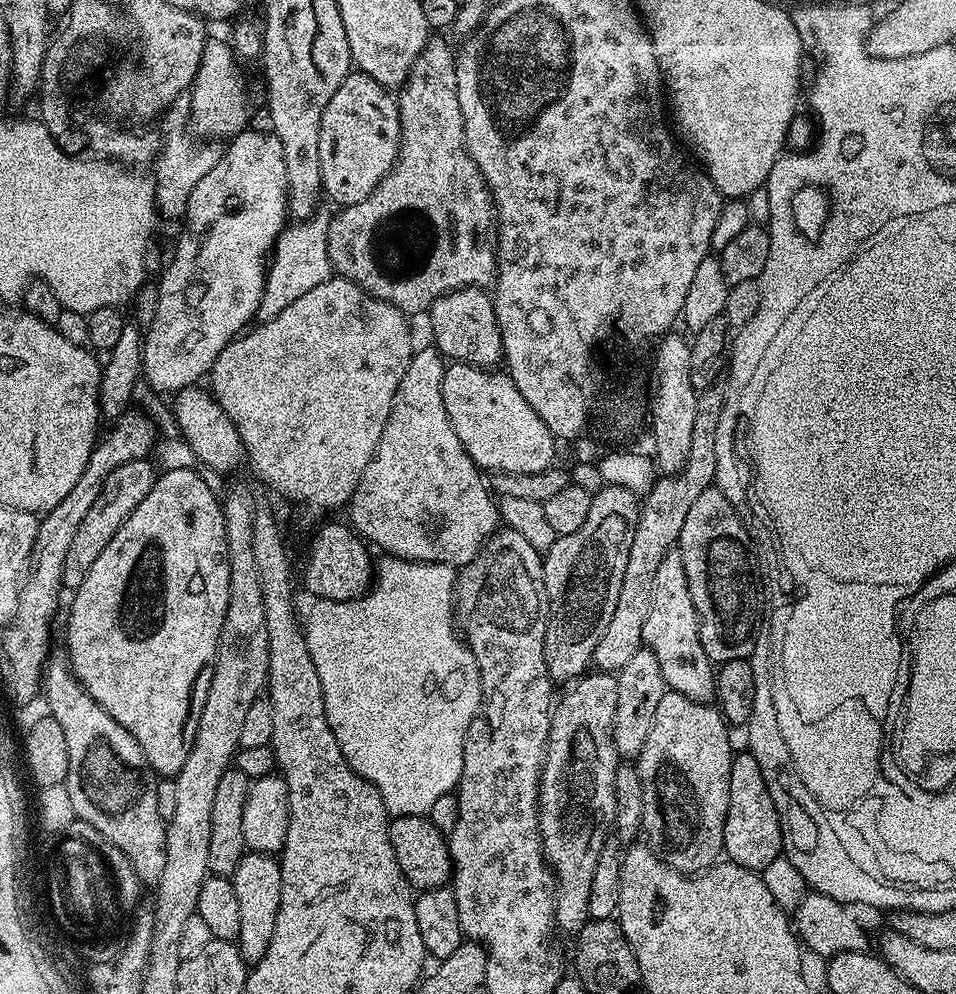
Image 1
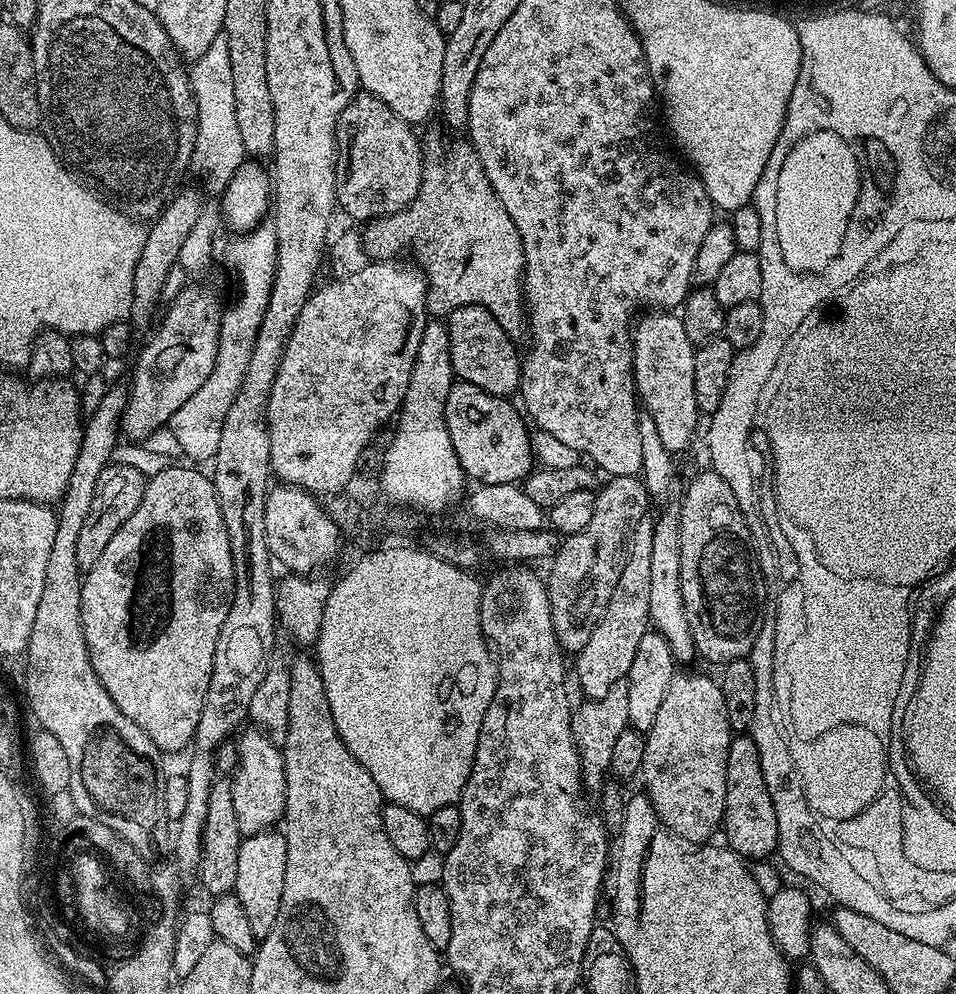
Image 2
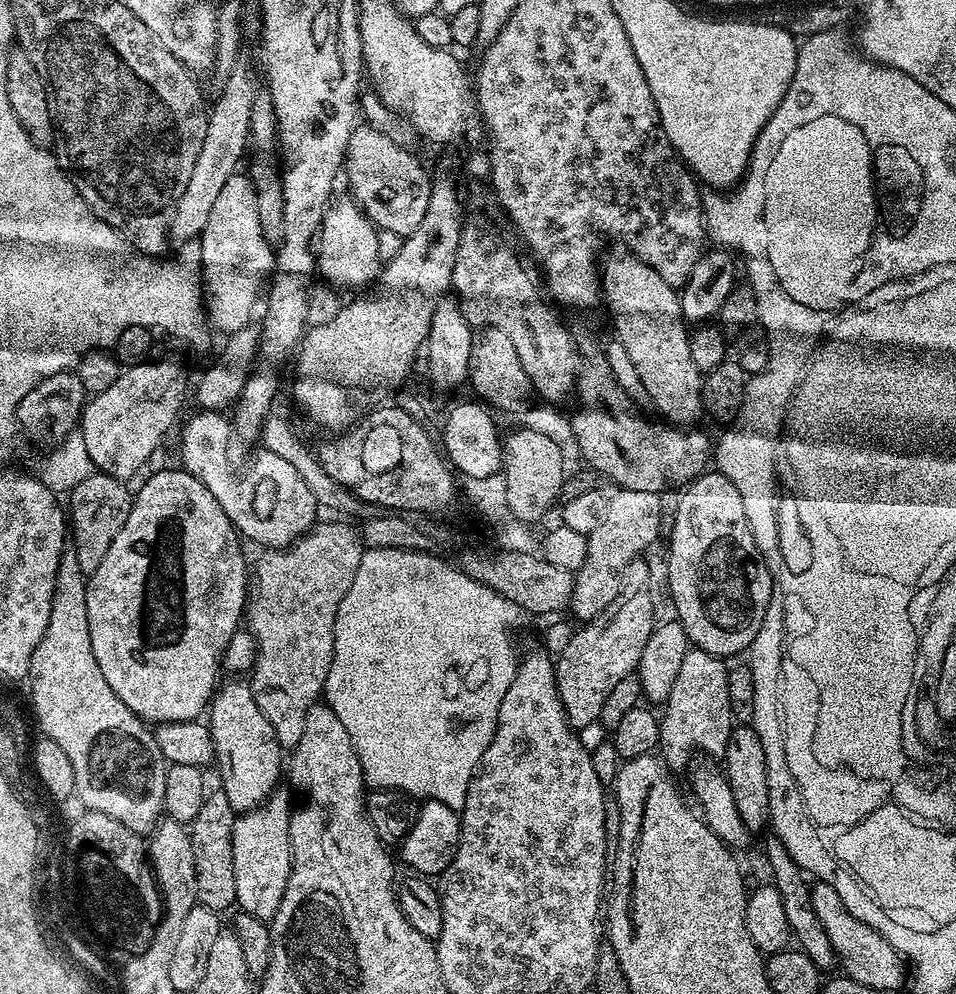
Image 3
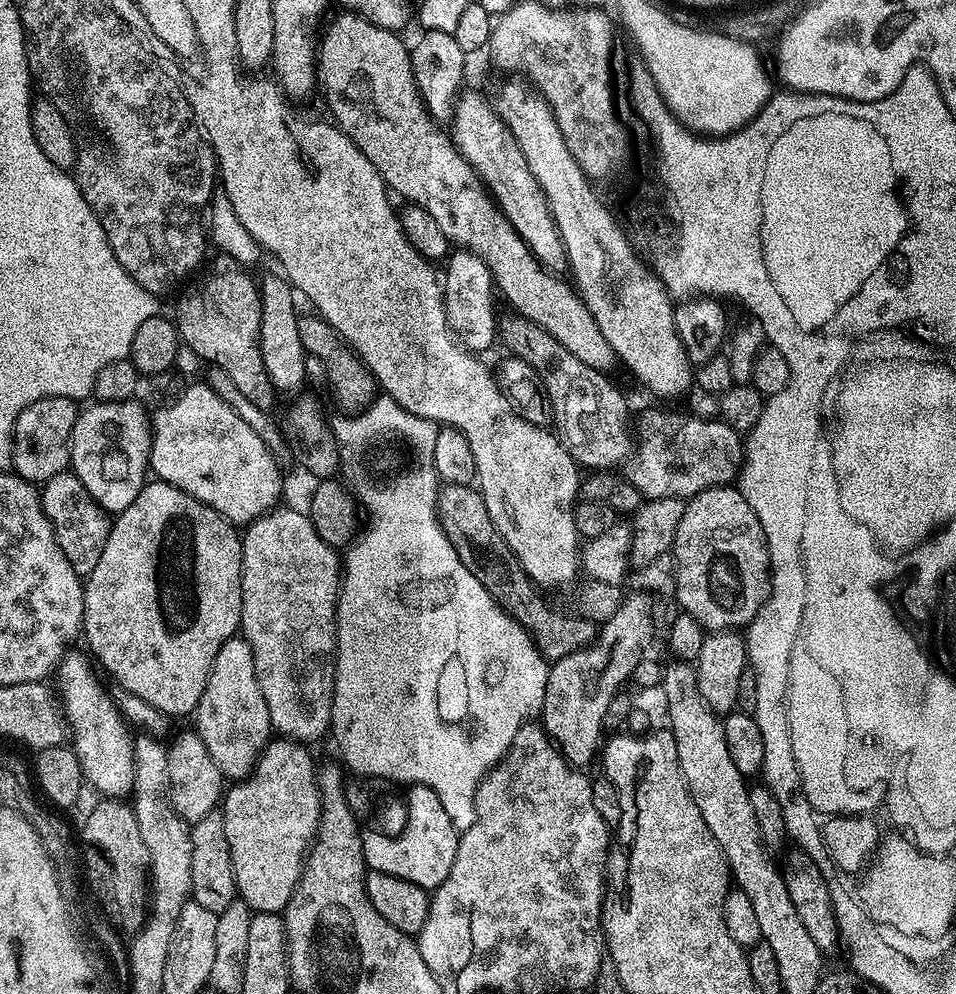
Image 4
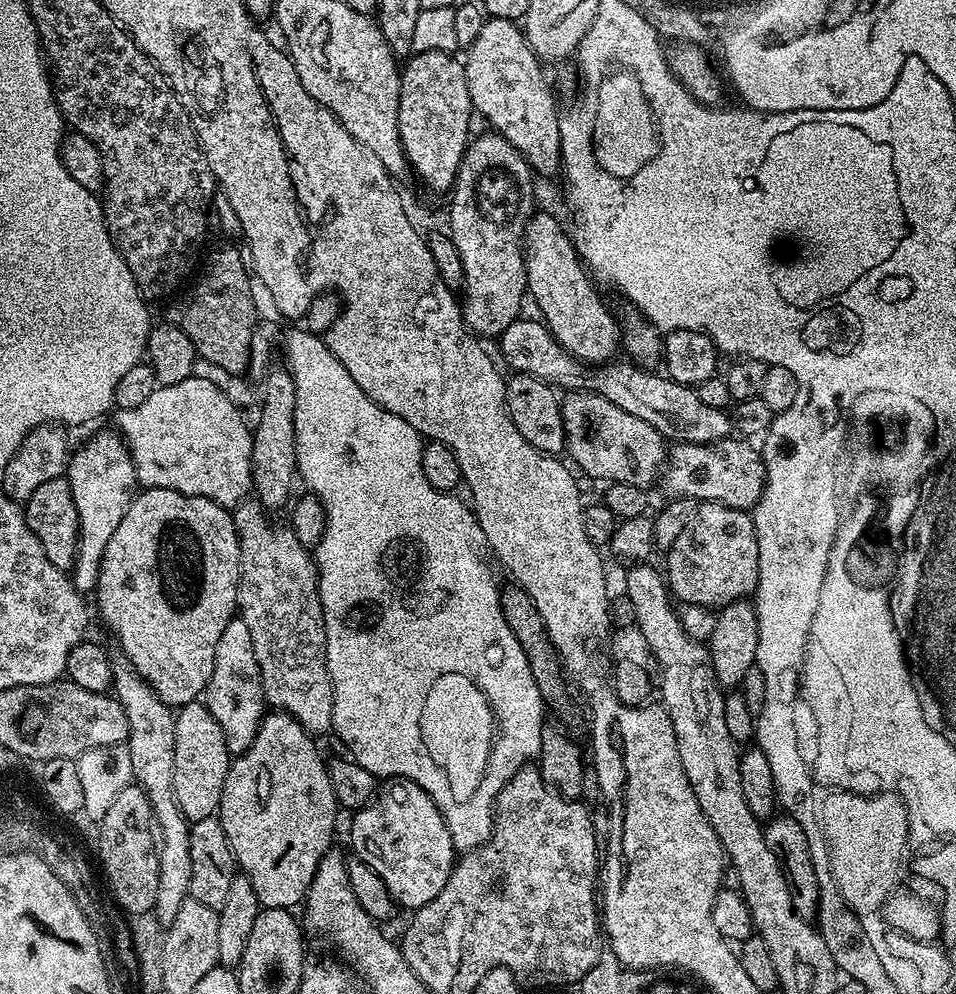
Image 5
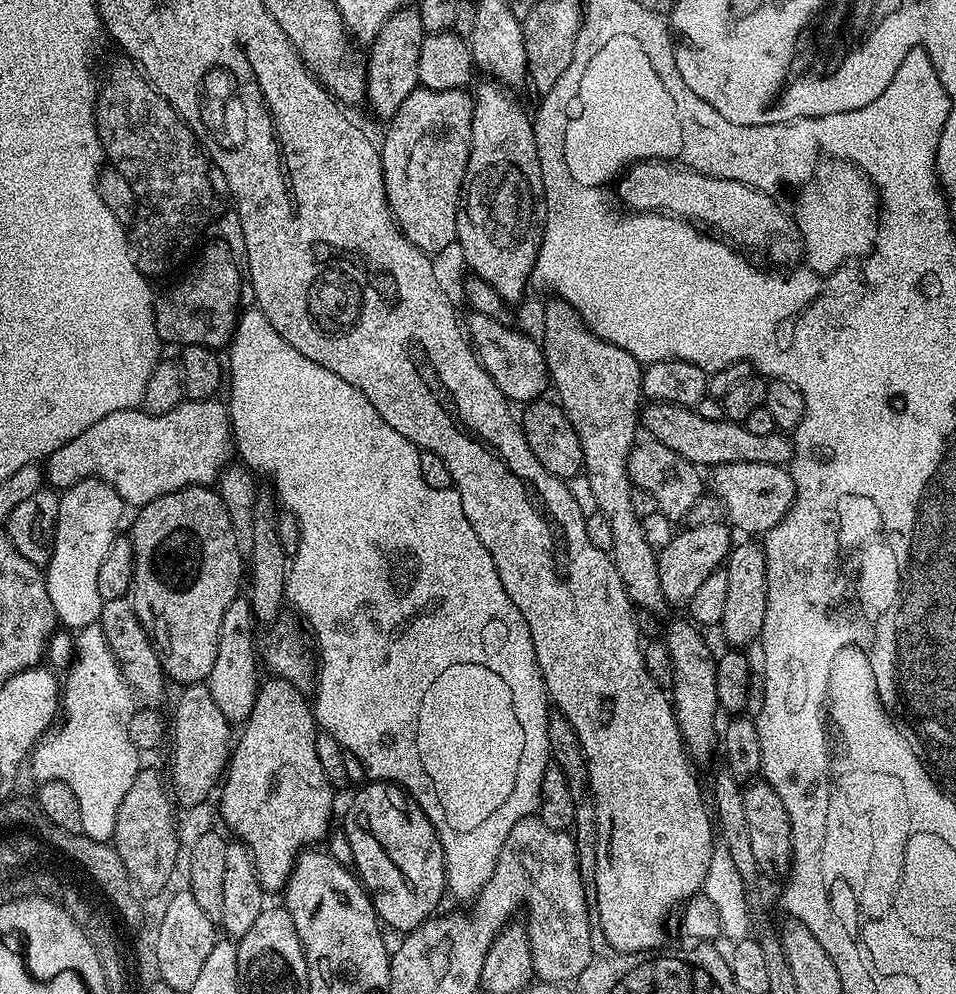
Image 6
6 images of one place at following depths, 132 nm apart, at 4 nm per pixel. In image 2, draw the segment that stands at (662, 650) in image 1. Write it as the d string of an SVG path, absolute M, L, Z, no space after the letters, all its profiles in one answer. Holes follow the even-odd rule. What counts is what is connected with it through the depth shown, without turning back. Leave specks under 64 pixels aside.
M664 512L654 524L654 547L650 553L650 614L651 627L666 638L677 665L688 666L698 653L690 634L690 622L686 622L686 610L682 602L680 578L680 513Z

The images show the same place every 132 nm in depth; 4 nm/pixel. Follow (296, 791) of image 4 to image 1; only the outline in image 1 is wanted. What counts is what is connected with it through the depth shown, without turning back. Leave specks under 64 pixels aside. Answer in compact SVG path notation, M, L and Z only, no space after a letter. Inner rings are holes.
M245 851L242 862L238 862L238 870L234 870L230 879L234 894L238 894L238 910L242 917L235 943L244 961L254 966L266 954L266 946L270 946L270 938L274 938L274 922L278 922L278 906L282 898L279 859L266 852Z

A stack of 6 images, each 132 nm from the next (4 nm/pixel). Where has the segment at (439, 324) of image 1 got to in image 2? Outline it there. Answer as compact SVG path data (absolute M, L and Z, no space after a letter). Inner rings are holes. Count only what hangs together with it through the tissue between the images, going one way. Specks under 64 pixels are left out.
M462 306L448 313L446 323L453 373L490 394L511 397L520 387L522 356L519 351L516 353L517 345L498 326L494 314L482 306Z

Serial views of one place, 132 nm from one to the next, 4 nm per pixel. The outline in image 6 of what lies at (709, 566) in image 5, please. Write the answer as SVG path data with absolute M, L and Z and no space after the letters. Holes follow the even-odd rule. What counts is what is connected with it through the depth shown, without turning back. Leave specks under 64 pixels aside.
M724 522L685 527L684 532L677 531L672 541L658 552L658 582L662 582L662 594L669 605L687 605L688 600L694 598L698 586L702 586L702 582L706 582L706 578L710 578L710 574L727 561L734 543L727 527L729 525Z

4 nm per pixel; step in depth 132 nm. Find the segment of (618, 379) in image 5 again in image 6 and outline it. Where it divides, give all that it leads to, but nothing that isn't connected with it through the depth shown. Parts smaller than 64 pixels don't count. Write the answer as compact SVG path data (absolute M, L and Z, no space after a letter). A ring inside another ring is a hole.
M469 311L467 315L466 335L472 350L490 378L494 378L498 390L502 390L502 394L510 402L516 403L517 400L520 406L527 406L532 401L541 399L547 393L544 391L549 391L550 388L543 347L537 341L535 344L526 333L519 332L519 327L504 325L486 314ZM649 403L642 412L642 428L643 431L644 428L648 431L647 435L651 439L682 454L682 458L686 458L697 466L705 466L704 464L715 466L717 464L733 464L734 462L766 462L784 466L792 459L793 443L783 431L777 430L770 434L750 434L750 430L746 430L743 423L727 418L722 420L702 418L702 414L698 414L695 408L684 408L680 404Z

